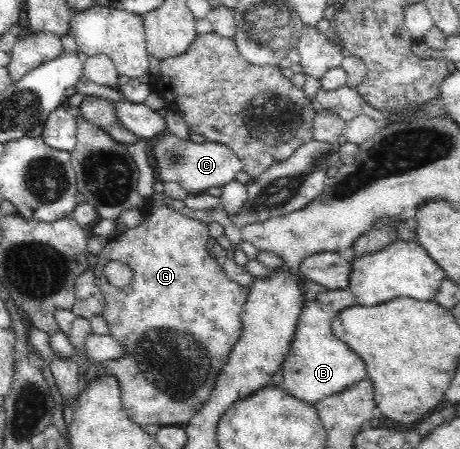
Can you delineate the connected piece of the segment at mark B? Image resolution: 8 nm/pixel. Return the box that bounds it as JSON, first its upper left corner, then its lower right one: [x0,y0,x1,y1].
[280,279,367,405]

